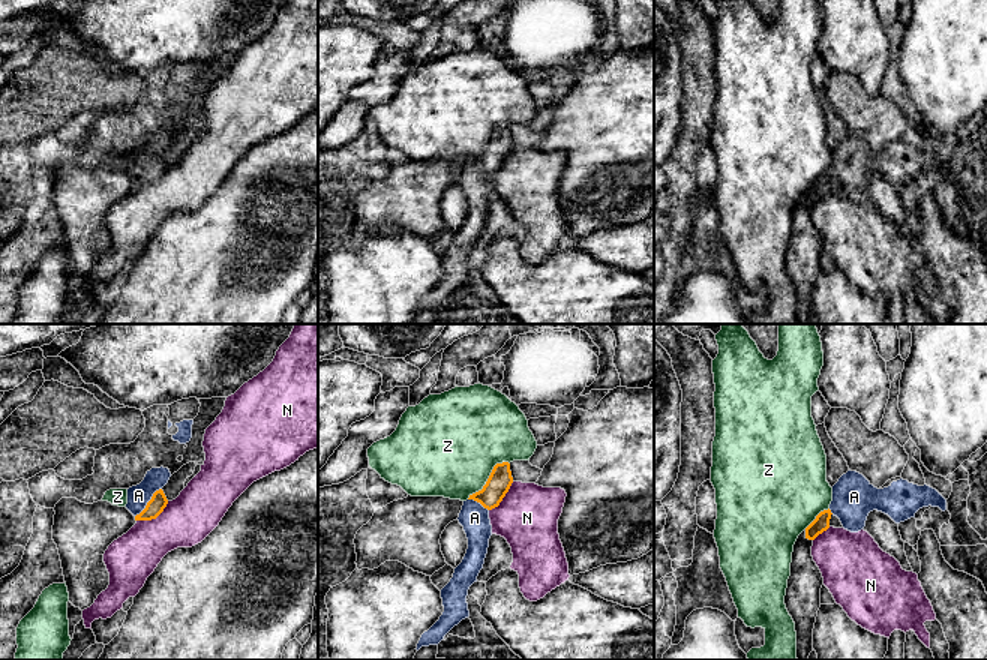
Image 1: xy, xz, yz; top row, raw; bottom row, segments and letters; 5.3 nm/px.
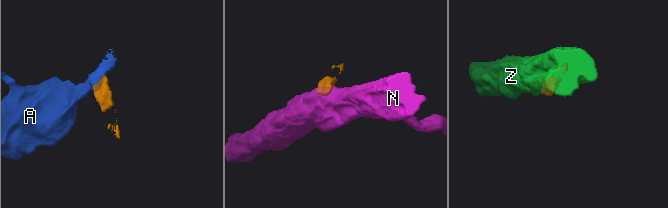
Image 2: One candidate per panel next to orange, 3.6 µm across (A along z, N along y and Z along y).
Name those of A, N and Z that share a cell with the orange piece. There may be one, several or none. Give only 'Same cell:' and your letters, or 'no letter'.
Same cell: A

